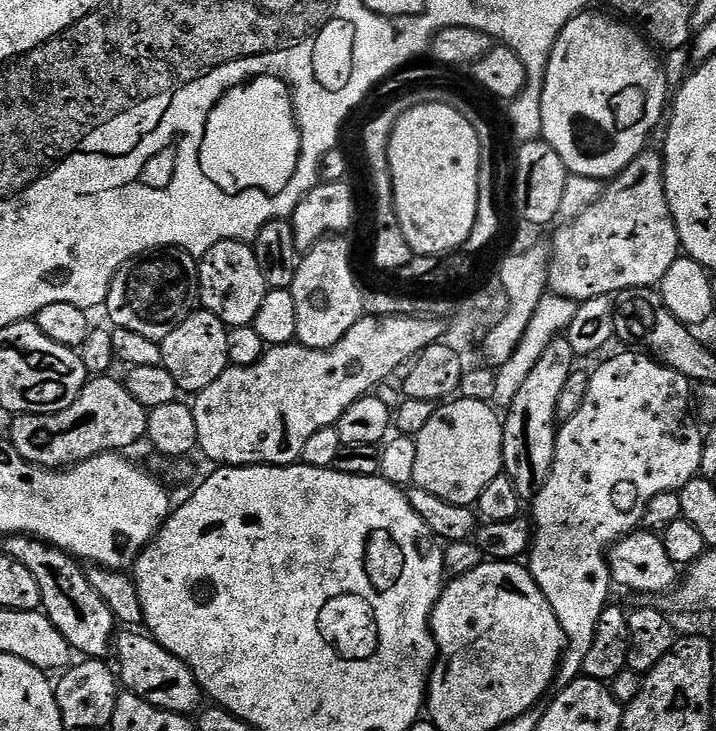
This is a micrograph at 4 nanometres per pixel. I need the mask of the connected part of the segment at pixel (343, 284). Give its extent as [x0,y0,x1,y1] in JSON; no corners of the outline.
[291,238,365,348]

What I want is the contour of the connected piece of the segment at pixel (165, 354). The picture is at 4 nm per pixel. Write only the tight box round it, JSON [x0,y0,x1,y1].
[162,310,228,394]

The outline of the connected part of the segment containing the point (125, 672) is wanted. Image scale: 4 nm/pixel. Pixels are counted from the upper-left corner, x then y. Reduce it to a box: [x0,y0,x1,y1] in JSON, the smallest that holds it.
[114,630,202,714]

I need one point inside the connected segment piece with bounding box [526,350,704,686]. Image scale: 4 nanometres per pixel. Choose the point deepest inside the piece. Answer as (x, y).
(636, 435)

